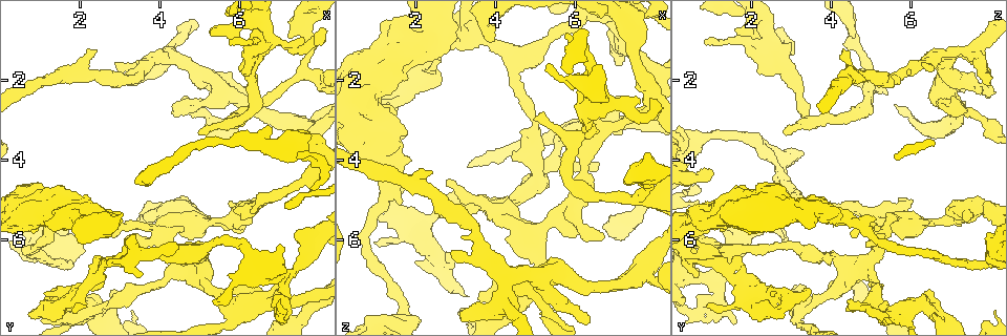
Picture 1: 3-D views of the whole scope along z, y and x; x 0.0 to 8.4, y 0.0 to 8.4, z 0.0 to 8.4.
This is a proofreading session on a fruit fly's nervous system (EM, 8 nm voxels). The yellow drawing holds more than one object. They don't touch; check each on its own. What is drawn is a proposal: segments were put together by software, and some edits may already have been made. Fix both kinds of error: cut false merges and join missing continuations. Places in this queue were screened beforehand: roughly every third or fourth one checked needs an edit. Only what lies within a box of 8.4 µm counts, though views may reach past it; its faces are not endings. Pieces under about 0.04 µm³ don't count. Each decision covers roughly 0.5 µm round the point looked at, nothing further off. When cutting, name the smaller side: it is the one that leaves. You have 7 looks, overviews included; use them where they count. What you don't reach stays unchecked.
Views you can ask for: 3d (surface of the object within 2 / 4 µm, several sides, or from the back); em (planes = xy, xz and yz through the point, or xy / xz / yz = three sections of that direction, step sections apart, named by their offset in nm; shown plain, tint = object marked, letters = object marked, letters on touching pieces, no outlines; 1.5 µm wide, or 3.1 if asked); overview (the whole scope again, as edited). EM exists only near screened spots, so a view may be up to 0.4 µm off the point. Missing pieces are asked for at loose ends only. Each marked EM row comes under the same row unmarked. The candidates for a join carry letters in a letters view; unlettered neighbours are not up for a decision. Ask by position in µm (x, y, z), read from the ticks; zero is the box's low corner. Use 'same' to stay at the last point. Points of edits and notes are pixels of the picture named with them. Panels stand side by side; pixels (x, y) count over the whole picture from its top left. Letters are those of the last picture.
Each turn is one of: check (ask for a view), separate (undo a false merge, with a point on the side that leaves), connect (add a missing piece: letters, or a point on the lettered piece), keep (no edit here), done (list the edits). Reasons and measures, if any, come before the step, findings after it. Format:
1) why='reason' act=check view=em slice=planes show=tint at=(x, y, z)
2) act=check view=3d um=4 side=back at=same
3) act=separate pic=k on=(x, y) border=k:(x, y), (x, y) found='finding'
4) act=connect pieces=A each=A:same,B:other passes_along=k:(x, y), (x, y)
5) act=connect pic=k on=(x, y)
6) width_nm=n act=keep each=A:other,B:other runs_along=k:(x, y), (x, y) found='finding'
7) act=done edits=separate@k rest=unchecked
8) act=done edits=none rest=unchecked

why='an open end' act=check view=3d um=2 at=(6.70, 4.95, 5.95)

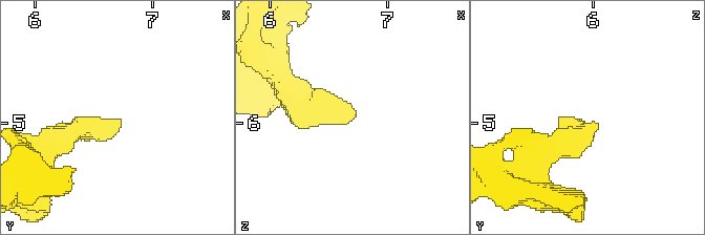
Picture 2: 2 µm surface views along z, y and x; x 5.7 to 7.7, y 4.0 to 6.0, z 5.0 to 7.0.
act=check view=em slice=planes show=tint at=(6.70, 4.98, 5.92)

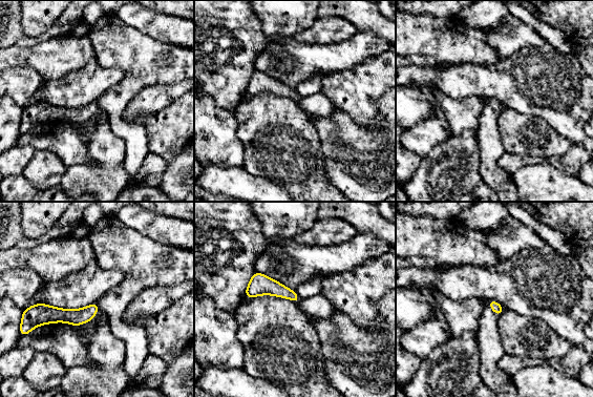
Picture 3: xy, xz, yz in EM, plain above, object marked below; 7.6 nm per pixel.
act=check view=em slice=planes show=letters at=same

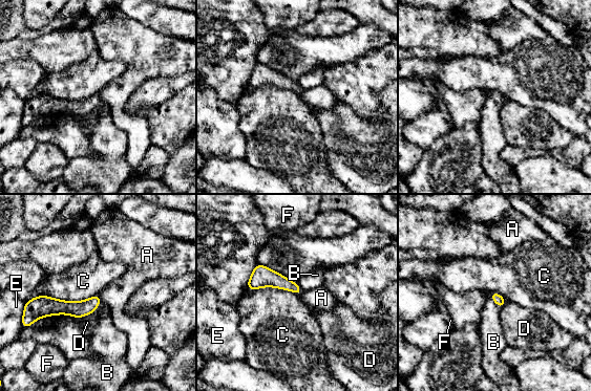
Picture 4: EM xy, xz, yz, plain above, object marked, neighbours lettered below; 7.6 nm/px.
act=keep each=A:other,B:other,C:other,D:other,E:other,F:other runs_along=4:(97, 298), (85, 307), (34, 306) found='no lettered piece goes on from it'

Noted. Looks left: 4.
why='looks like a crossing' act=check view=em slice=planes show=letters at=(3.70, 6.35, 1.00)

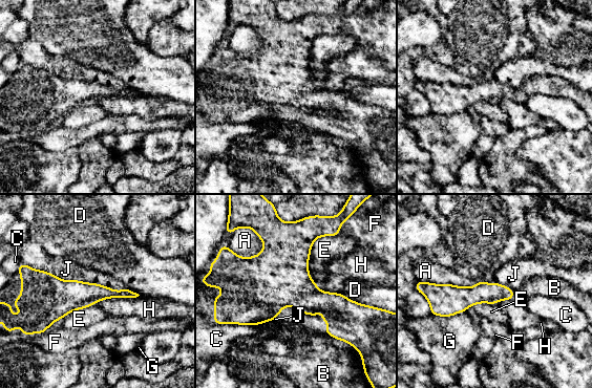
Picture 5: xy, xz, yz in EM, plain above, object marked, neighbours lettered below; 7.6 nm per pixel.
act=keep each=A:other,B:other,C:other,D:other,E:other,F:other,G:other,H:other,J:other border=5:(139, 295), (105, 298), (92, 304) found='all the same neuron'

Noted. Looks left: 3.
why='an open end' act=check view=em slice=planes show=letters at=(6.05, 1.40, 2.00)

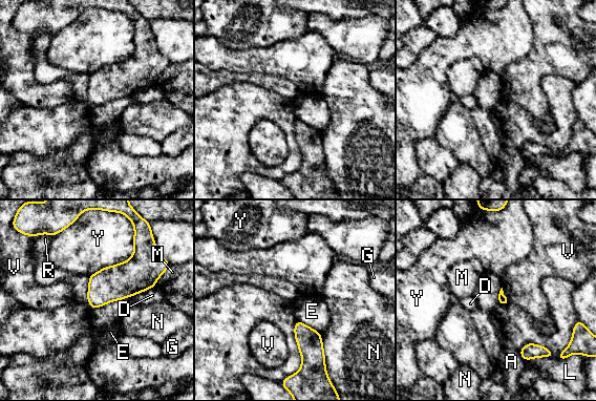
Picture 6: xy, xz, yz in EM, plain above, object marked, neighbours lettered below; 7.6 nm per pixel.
longest_contact=Y:400nm act=keep each=A:other,D:other,E:other,G:other,L:other,M:other,N:other,R:other,V:other,Y:other border=6:(502, 287), (503, 293), (510, 302) found='no lettered piece goes on from it'

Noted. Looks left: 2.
act=done edits=none rest=unchecked

